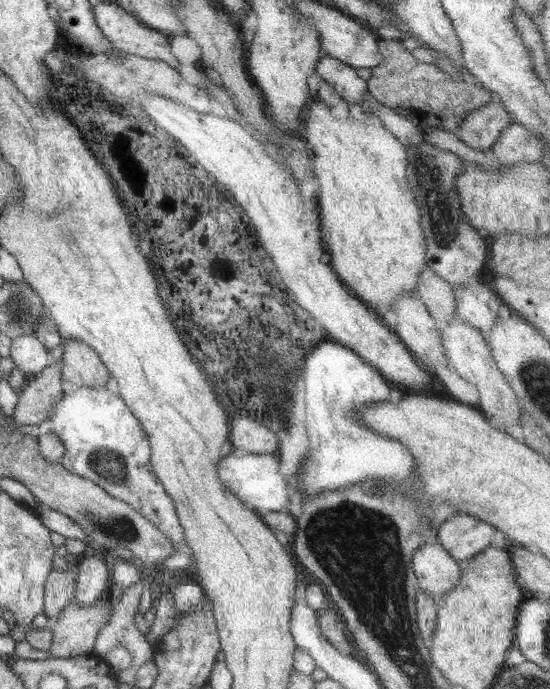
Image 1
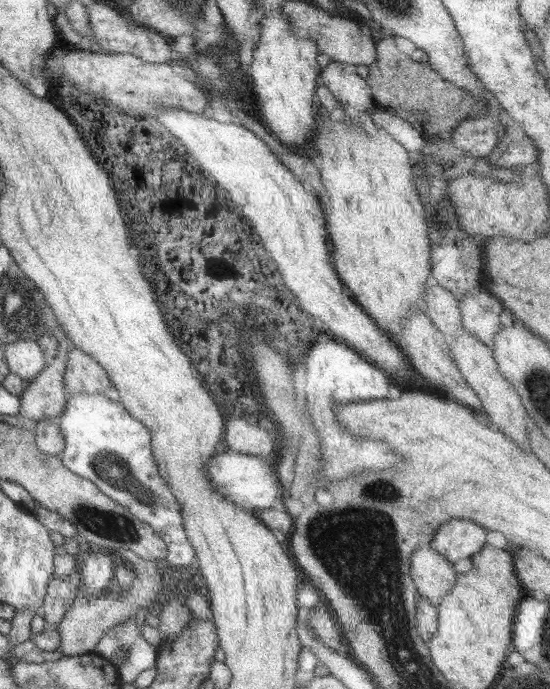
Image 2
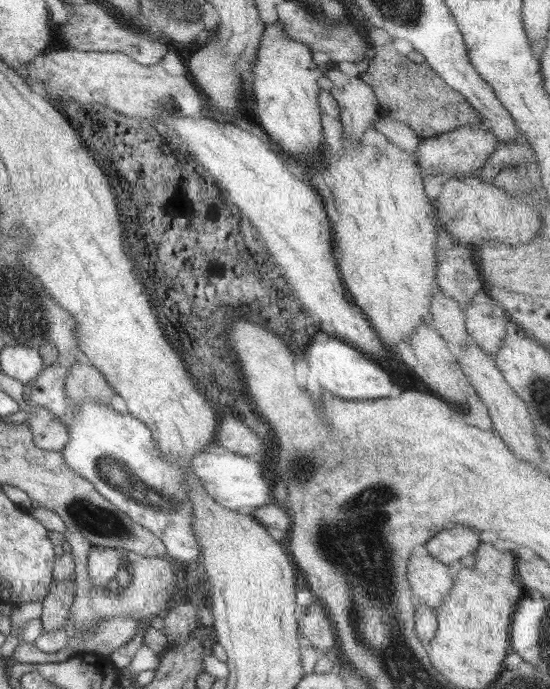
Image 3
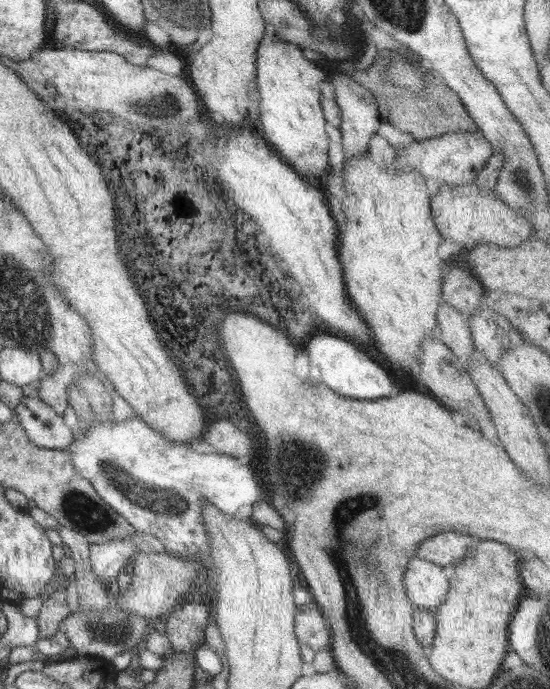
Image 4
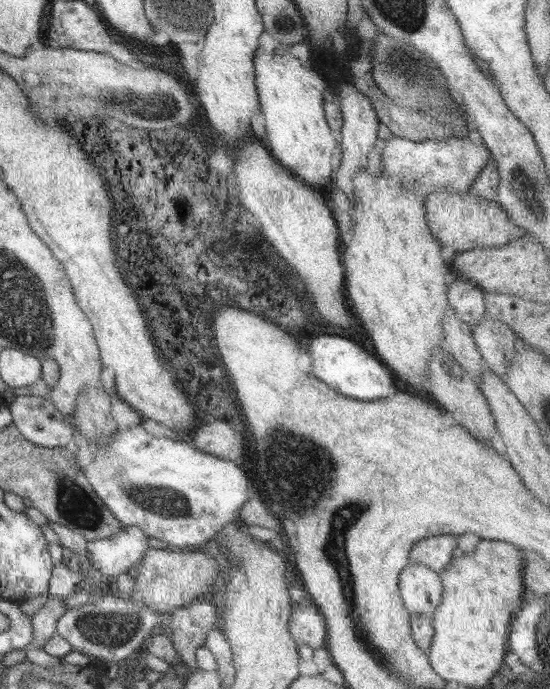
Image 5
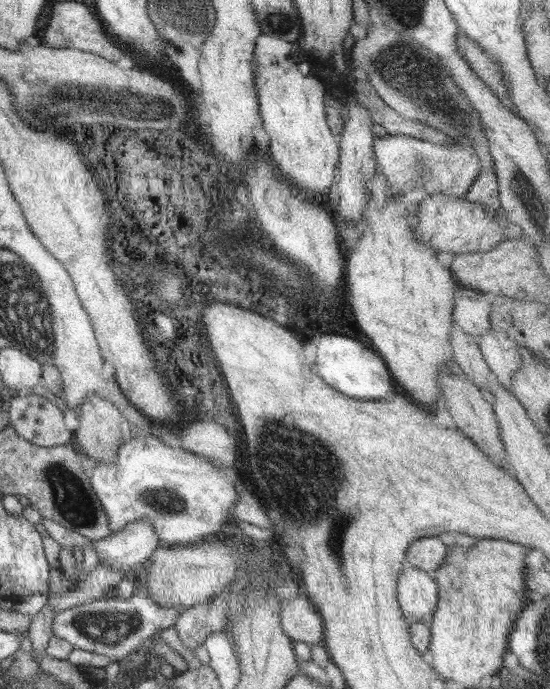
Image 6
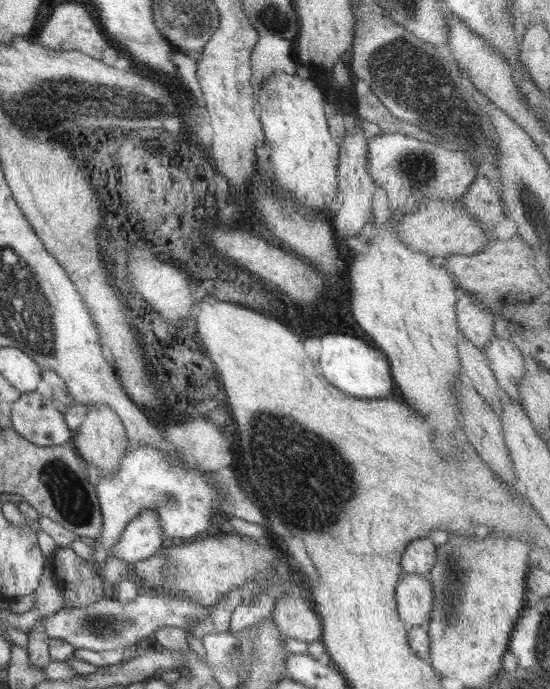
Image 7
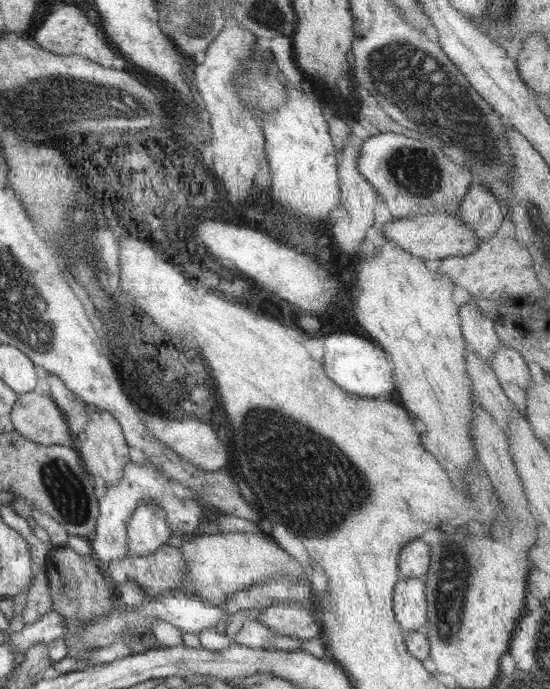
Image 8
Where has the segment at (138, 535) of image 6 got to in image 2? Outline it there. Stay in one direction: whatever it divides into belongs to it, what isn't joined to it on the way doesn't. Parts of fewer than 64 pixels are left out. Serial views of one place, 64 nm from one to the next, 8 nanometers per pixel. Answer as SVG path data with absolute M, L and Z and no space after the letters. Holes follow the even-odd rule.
M95 548L88 554L82 567L81 584L86 588L86 598L95 598L107 593L114 578L114 564L110 553L98 552Z

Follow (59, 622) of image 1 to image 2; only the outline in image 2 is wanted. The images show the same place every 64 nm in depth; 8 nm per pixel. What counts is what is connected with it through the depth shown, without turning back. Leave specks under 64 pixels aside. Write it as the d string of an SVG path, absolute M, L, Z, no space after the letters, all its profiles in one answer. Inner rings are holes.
M121 549L130 562L127 562L136 571L136 578L132 582L132 586L125 590L125 593L118 597L108 593L101 593L95 598L86 598L86 588L84 584L80 584L78 594L72 602L68 611L64 613L62 621L58 624L56 630L60 634L60 647L58 651L63 656L78 656L86 653L92 653L96 646L100 645L100 640L106 634L107 629L115 626L118 622L135 617L141 607L146 607L148 613L154 610L154 604L159 606L163 604L165 591L162 588L162 570L161 566L164 561L150 561L140 558L135 552Z

